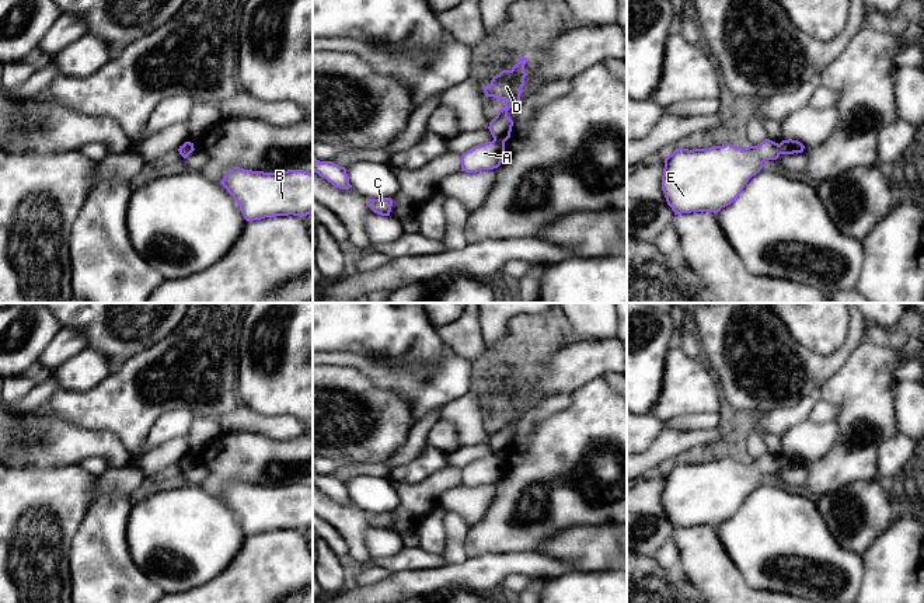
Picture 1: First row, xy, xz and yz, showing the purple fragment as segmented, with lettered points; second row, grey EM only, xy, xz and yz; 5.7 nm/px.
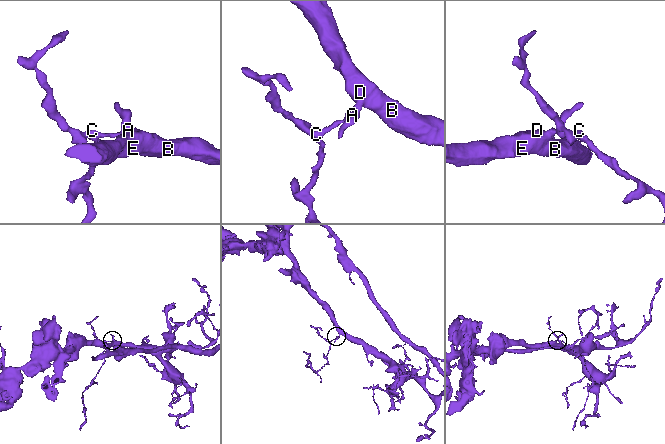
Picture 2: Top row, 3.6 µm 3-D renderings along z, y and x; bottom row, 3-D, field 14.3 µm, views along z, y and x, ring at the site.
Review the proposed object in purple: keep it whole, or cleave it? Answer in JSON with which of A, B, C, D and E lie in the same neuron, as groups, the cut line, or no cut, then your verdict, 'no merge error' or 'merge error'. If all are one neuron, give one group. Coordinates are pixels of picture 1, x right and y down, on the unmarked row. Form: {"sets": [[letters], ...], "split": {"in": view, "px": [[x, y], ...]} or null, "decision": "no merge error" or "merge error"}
{"sets": [["A", "C"], ["B", "D", "E"]], "split": {"in": "xz", "px": [[494, 453], [504, 457]]}, "decision": "merge error"}

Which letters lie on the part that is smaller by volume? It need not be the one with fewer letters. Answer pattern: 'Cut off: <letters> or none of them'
Cut off: A, C

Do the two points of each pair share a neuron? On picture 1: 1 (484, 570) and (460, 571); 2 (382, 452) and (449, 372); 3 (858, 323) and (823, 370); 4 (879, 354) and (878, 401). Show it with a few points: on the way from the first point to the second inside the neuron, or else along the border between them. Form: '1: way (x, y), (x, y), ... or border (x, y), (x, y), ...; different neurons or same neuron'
1: way (478, 571), (466, 571); same neuron
2: border (390, 390), (400, 394), (410, 404), (415, 421); different neurons
3: way (855, 335), (836, 359); same neuron
4: way (878, 365), (878, 390); same neuron

